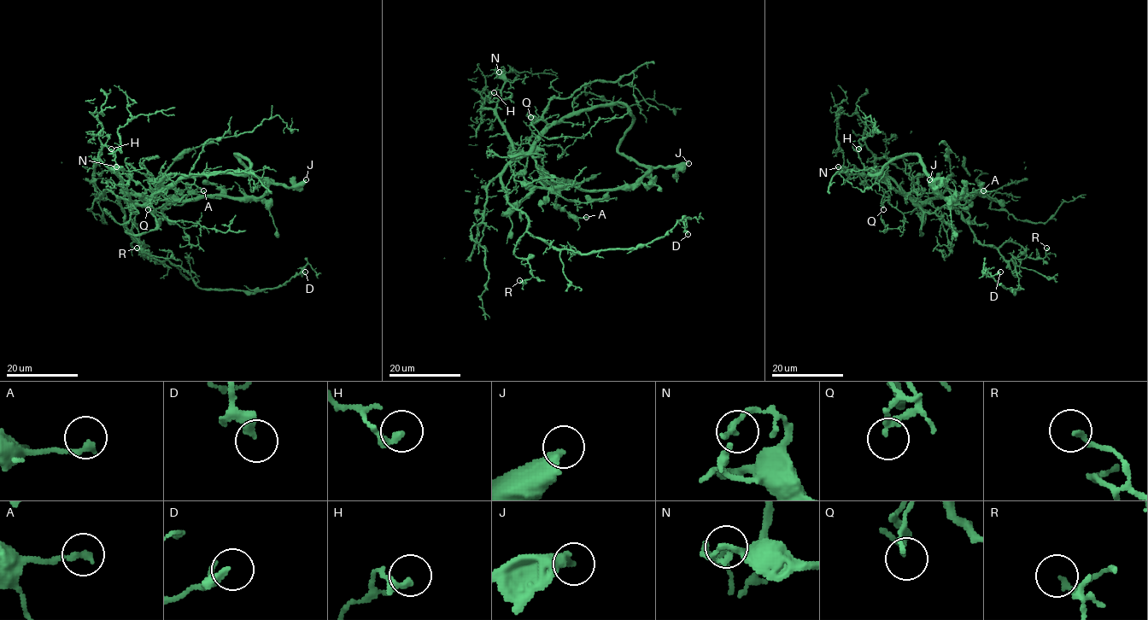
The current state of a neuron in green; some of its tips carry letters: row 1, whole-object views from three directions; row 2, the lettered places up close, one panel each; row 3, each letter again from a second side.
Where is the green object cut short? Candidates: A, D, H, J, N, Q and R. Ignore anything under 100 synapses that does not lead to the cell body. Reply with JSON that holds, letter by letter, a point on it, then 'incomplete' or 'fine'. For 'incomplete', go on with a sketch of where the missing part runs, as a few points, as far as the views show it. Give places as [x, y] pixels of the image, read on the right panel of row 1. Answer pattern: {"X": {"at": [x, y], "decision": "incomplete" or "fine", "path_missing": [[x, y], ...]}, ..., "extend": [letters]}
{"A": {"at": [983, 190], "decision": "fine"}, "D": {"at": [1000, 271], "decision": "fine"}, "H": {"at": [858, 149], "decision": "fine"}, "J": {"at": [929, 179], "decision": "incomplete", "path_missing": [[929, 179], [913, 178], [921, 168], [922, 155], [938, 125], [966, 141], [970, 138]]}, "N": {"at": [838, 166], "decision": "fine"}, "Q": {"at": [883, 209], "decision": "fine"}, "R": {"at": [1046, 248], "decision": "fine"}, "extend": ["J"]}

